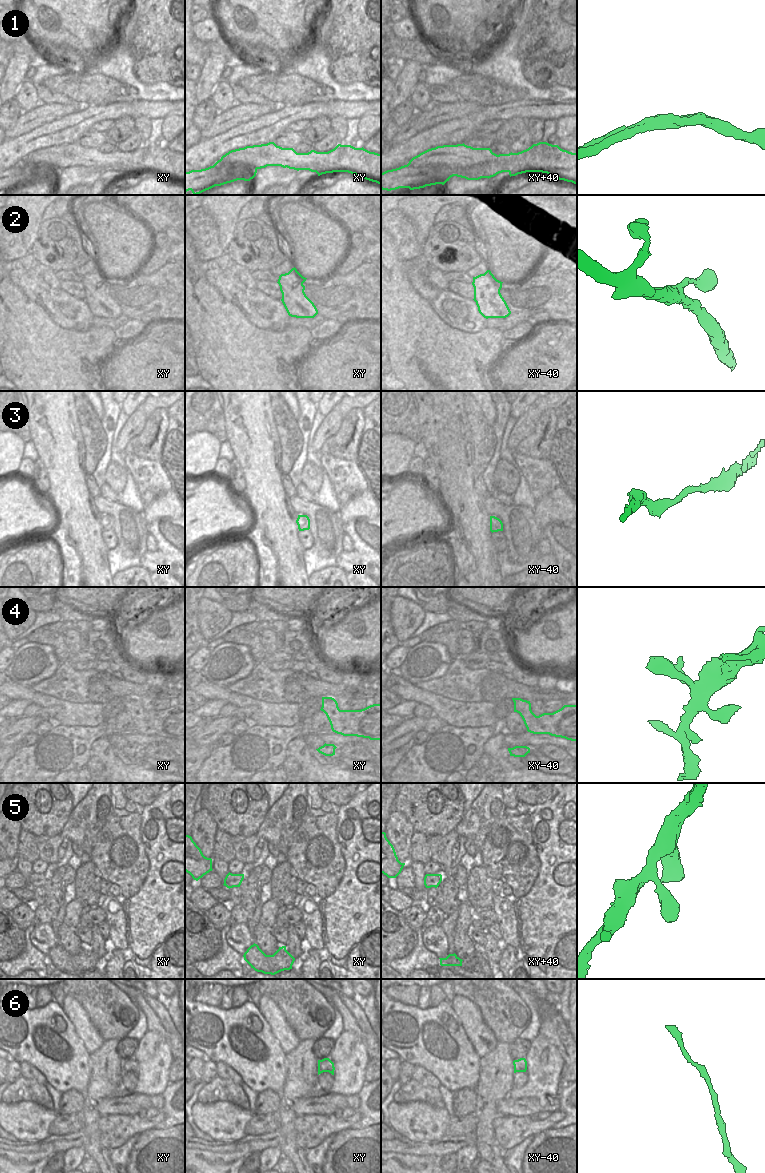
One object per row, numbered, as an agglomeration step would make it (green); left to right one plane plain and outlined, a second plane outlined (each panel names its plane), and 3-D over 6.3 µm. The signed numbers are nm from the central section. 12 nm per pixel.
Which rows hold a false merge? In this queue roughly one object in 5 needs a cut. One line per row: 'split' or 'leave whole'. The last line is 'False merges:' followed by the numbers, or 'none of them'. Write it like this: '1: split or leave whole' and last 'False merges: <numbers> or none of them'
1: split
2: leave whole
3: leave whole
4: leave whole
5: leave whole
6: leave whole
False merges: 1

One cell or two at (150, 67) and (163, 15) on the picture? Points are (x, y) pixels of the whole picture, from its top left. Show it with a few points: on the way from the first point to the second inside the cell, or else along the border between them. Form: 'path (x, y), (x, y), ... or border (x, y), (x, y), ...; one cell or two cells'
path (161, 54), (163, 51), (163, 28); one cell

